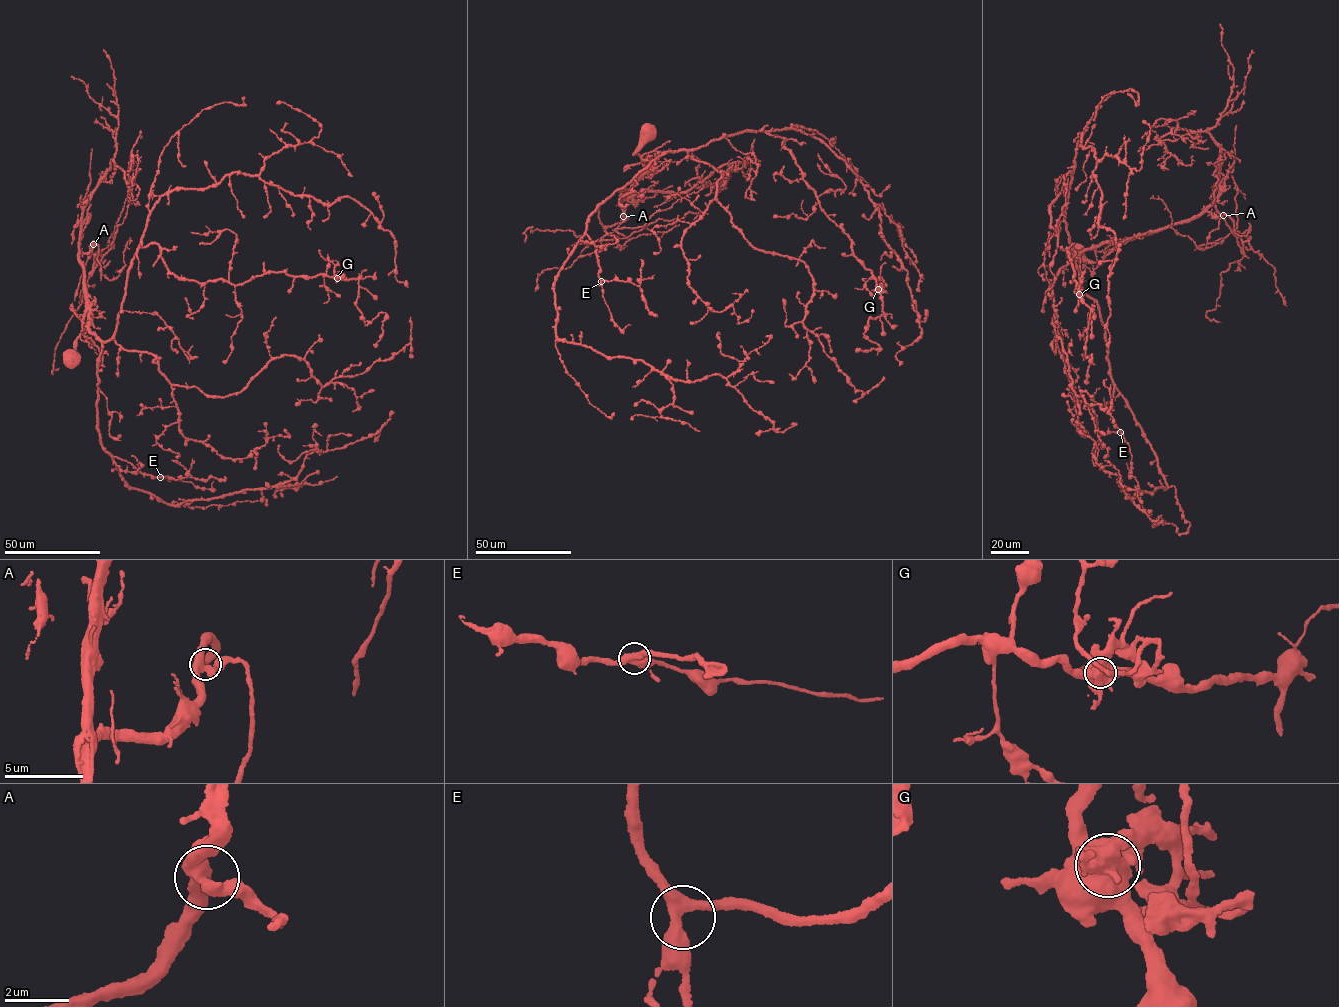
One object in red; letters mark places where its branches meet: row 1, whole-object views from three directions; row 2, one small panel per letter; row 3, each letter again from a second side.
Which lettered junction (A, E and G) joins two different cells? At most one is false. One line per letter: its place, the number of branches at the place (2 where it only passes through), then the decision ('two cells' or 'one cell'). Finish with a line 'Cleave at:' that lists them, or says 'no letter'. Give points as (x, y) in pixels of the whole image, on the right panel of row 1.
A: (1223, 215) | 3 | one cell
E: (1120, 432) | 3 | one cell
G: (1079, 294) | 5 | two cells
Cleave at: G

